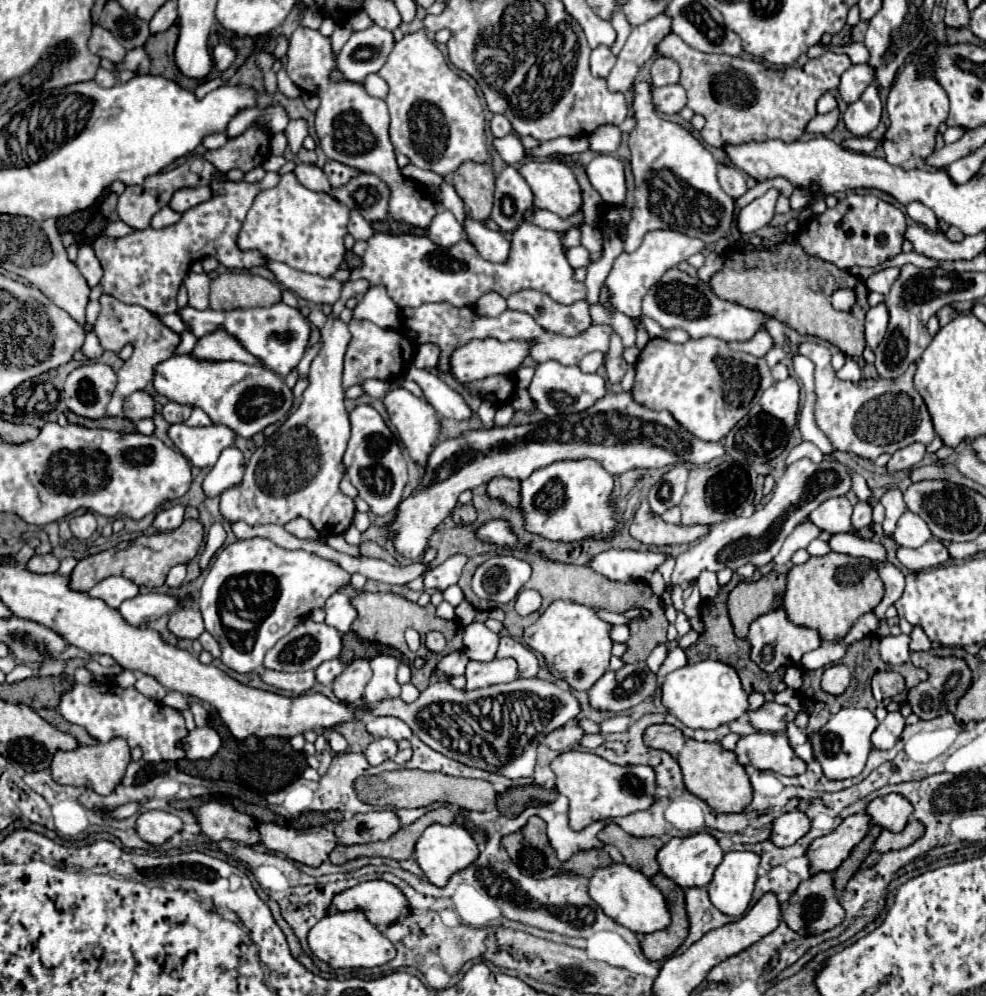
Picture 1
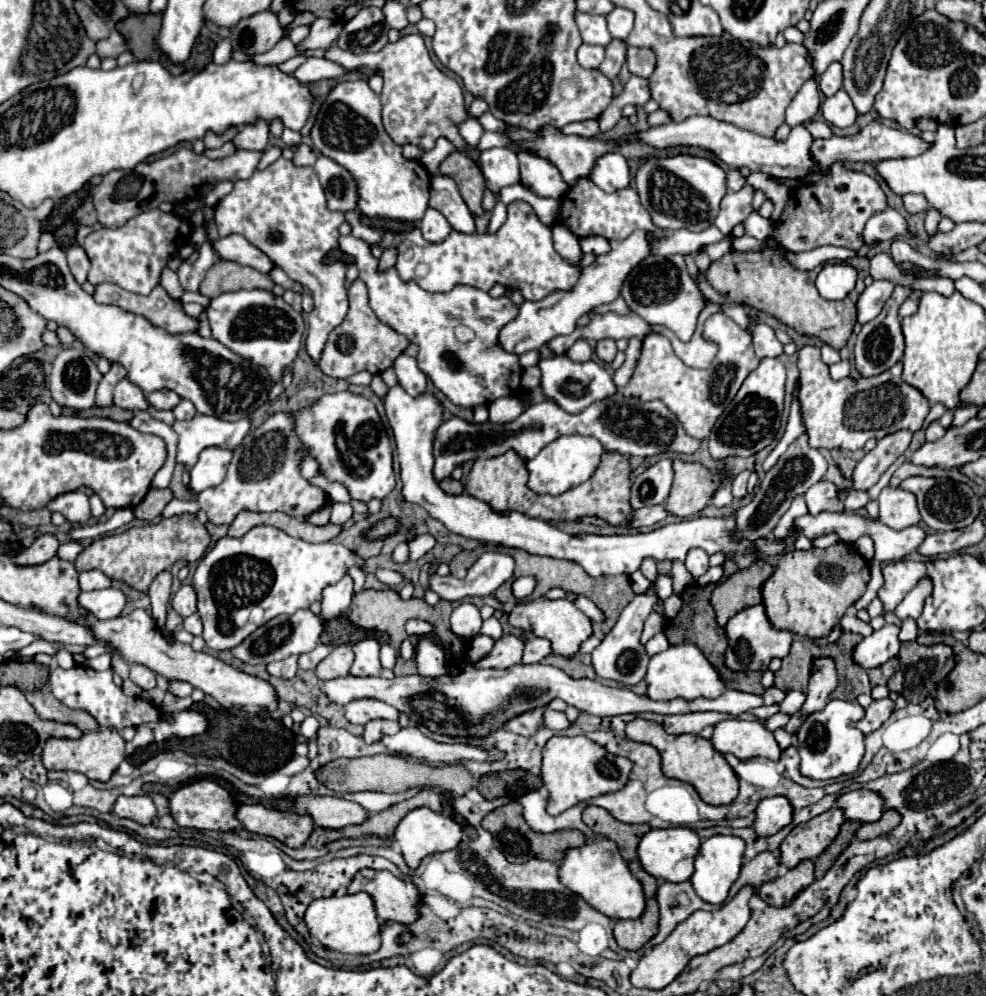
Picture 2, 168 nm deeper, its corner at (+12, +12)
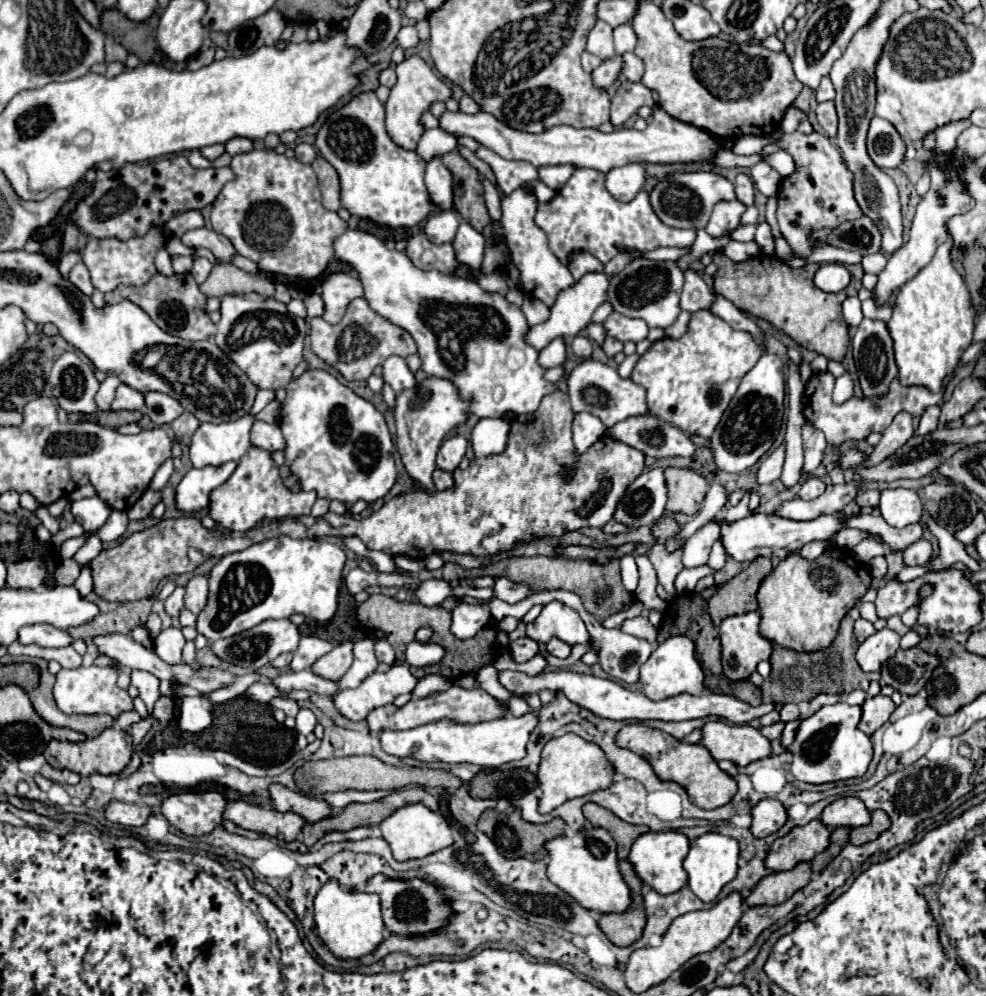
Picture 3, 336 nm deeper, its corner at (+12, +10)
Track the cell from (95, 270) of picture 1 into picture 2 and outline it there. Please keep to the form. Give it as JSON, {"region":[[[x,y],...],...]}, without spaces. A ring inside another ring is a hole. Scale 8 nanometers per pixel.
{"region":[[[74,244],[74,246],[70,246],[66,250],[66,254],[68,254],[68,266],[72,270],[72,276],[76,278],[78,284],[82,284],[86,280],[88,270],[90,270],[90,260],[88,260],[84,248],[78,246],[78,244]]]}

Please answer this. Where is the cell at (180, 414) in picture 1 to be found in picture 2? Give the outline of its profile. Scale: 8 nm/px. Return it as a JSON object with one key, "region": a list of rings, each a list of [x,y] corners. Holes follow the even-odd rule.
{"region":[[[158,390],[158,392],[150,392],[146,400],[158,410],[172,410],[180,402],[180,396],[172,390]]]}

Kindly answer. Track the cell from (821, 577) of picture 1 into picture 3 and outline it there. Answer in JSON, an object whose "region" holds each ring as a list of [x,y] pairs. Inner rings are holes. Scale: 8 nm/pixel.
{"region":[[[826,548],[816,560],[806,560],[798,552],[790,554],[760,584],[760,636],[796,652],[824,650],[836,638],[840,620],[866,594],[868,586],[870,572],[866,564],[854,560],[852,552]]]}

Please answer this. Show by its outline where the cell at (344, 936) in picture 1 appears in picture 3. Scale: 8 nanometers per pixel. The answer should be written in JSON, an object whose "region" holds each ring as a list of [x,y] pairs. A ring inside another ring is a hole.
{"region":[[[328,880],[316,894],[314,920],[322,942],[336,958],[342,958],[342,960],[356,960],[356,958],[362,958],[364,954],[374,952],[384,938],[380,898],[368,892],[344,890],[336,880]]]}

